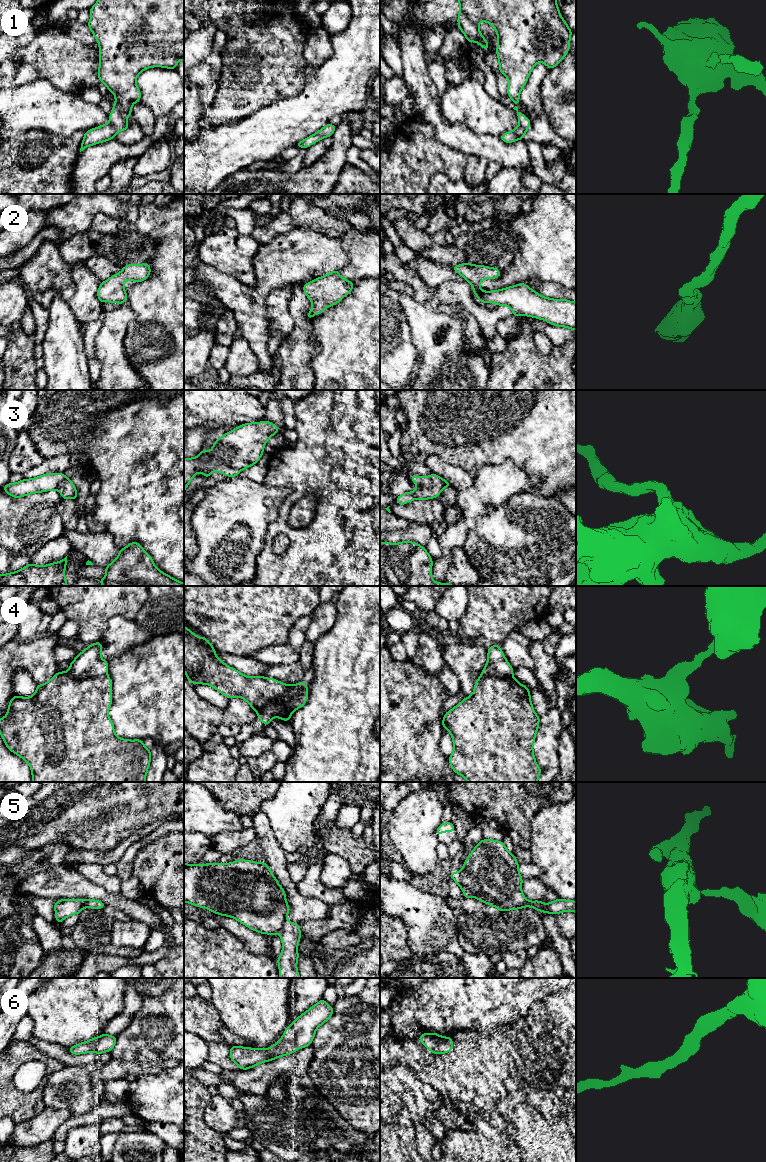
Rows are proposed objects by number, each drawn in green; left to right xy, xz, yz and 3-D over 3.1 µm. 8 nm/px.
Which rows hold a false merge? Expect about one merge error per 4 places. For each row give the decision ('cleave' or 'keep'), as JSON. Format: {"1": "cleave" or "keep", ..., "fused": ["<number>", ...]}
{"1": "keep", "2": "keep", "3": "keep", "4": "cleave", "5": "cleave", "6": "keep", "fused": ["4", "5"]}

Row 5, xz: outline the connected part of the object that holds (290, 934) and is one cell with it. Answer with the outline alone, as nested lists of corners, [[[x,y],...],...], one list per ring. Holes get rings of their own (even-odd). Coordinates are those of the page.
[[[287,921],[280,932],[282,952],[277,958],[280,978],[300,978],[297,970],[298,944],[301,931],[298,923]]]

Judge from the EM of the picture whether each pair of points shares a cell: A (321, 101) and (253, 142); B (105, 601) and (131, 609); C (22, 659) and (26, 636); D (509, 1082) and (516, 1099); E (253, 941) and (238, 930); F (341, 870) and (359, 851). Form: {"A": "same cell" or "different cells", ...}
{"A": "same cell", "B": "same cell", "C": "different cells", "D": "different cells", "E": "same cell", "F": "different cells"}

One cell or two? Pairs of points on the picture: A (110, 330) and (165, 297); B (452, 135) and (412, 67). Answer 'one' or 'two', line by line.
A: two
B: one

